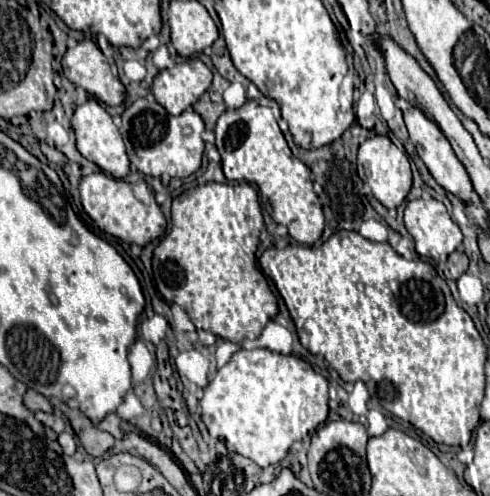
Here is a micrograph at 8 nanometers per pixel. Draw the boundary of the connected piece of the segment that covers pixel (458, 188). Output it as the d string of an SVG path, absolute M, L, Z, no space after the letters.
M413 108L411 112L405 112L405 124L409 130L409 138L417 148L419 158L425 162L425 166L429 168L431 176L437 180L437 184L451 192L453 196L457 196L463 202L469 202L473 196L473 184L471 178L467 176L467 170L463 168L463 164L459 162L459 158L453 154L453 148L449 144L449 140L445 138L445 134L439 130L439 126L435 122L431 122L423 112L419 112L417 108Z

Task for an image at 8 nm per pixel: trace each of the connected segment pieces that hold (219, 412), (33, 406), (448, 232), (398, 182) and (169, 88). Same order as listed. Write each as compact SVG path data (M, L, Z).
M253 348L253 350L235 352L231 360L217 370L217 376L203 392L201 418L209 434L221 440L229 452L237 452L253 460L257 466L265 468L269 464L277 464L279 460L283 460L293 442L307 438L309 434L315 432L319 424L327 420L327 412L329 412L327 402L329 402L327 380L321 374L317 374L309 362L293 354L283 356L265 348Z
M27 390L27 394L25 394L25 406L27 406L29 410L33 410L33 412L37 412L37 410L53 412L51 402L49 402L43 394L39 394L39 392L35 392L35 390Z
M411 200L405 208L405 228L415 240L415 250L423 258L443 262L461 246L463 234L451 220L443 202Z
M373 136L367 138L357 152L357 174L363 182L364 195L372 195L385 206L397 208L411 190L411 164L403 150L399 150L387 136Z
M189 58L183 64L175 64L171 70L161 70L155 76L151 92L169 114L179 116L207 92L211 80L213 74L201 60Z

